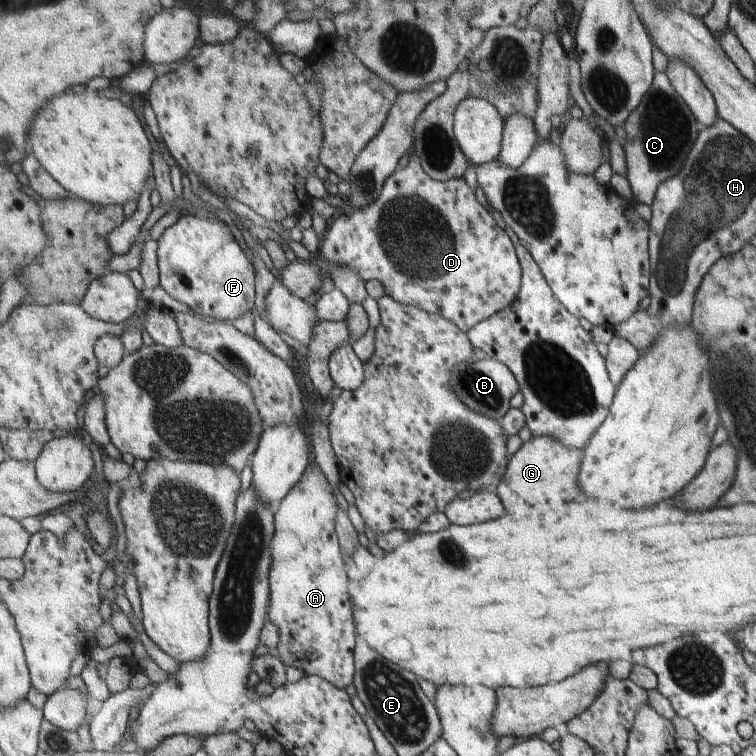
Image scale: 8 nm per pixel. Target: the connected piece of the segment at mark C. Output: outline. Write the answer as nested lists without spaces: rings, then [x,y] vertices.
[[[655,70],[653,86],[621,129],[627,154],[627,176],[634,202],[652,206],[658,188],[683,170],[690,152],[700,136],[701,123],[682,96],[673,88],[666,71]]]

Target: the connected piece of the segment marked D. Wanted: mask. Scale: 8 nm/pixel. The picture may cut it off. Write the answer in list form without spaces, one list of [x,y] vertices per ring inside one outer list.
[[[414,151],[409,154],[407,166],[395,171],[393,176],[387,178],[387,182],[385,186],[383,186],[381,196],[379,196],[378,200],[375,200],[375,202],[369,204],[369,206],[363,206],[363,208],[353,208],[349,216],[344,217],[342,215],[333,222],[330,229],[326,230],[324,239],[322,240],[320,255],[315,257],[315,260],[317,260],[318,257],[325,258],[327,262],[331,262],[331,266],[347,266],[347,268],[351,268],[353,272],[359,272],[363,280],[380,280],[384,284],[386,294],[391,296],[391,298],[395,298],[397,302],[415,306],[431,314],[444,316],[466,333],[480,322],[491,318],[494,314],[511,306],[522,290],[523,270],[516,246],[513,245],[513,240],[509,238],[509,234],[495,222],[495,218],[491,215],[490,210],[487,207],[485,208],[485,206],[477,200],[475,189],[473,190],[464,179],[451,179],[447,182],[439,182],[431,178],[423,168],[421,158],[419,158],[419,155]]]

